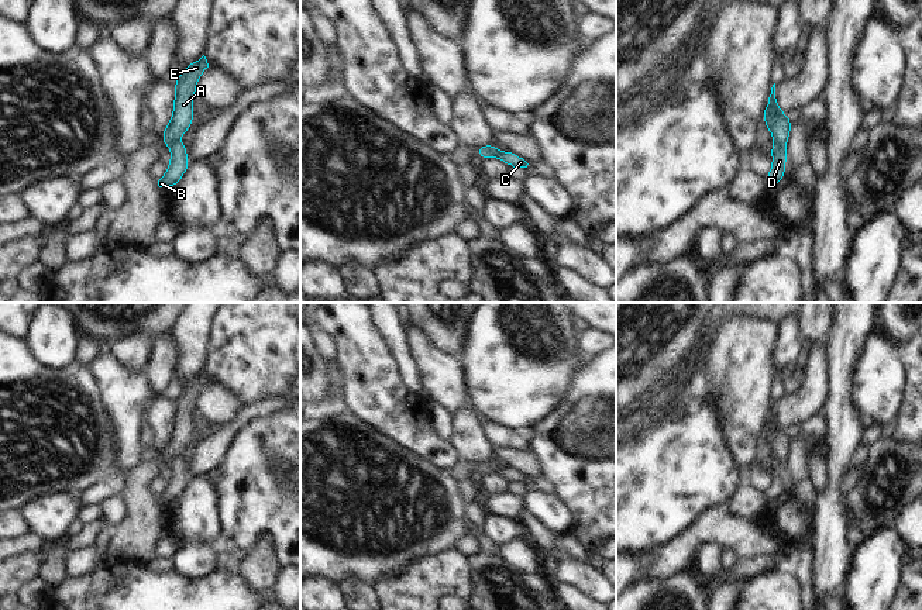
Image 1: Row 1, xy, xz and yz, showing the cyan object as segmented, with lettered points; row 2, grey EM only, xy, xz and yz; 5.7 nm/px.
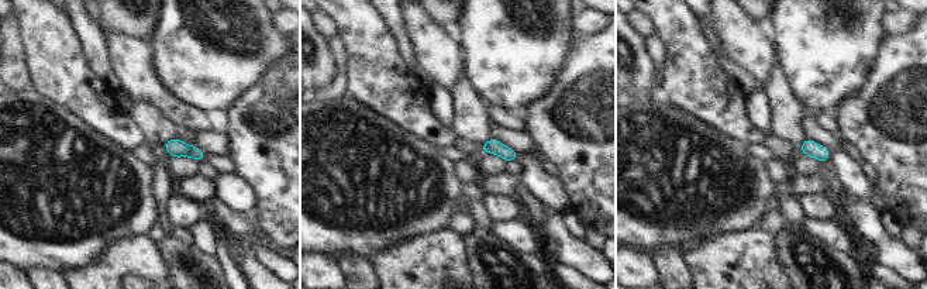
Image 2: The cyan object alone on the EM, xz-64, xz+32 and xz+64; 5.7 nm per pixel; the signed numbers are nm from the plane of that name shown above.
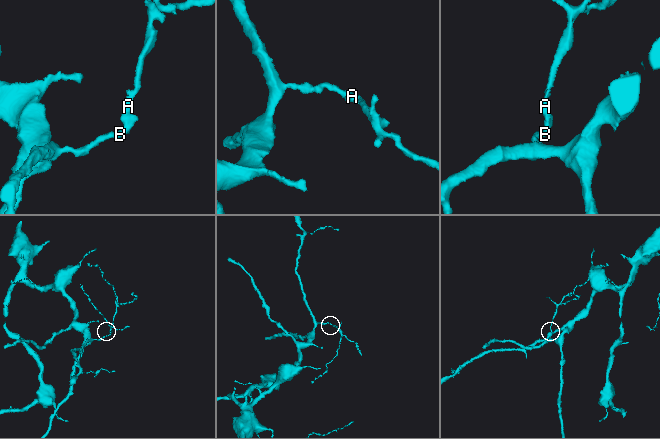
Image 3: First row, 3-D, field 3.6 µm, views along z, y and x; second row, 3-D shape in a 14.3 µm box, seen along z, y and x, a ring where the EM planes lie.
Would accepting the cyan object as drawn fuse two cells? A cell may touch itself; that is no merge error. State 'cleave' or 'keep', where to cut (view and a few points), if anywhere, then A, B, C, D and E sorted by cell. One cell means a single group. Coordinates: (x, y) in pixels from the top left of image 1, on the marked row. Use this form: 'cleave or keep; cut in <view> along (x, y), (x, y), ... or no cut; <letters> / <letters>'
cleave; cut in xz along (488, 145), (498, 157); A E / B C D

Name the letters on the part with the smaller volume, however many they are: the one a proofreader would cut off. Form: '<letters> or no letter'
A, E

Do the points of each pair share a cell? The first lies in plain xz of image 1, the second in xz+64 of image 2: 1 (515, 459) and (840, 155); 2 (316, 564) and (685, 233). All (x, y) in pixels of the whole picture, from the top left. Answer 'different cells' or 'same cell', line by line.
1: different cells
2: same cell

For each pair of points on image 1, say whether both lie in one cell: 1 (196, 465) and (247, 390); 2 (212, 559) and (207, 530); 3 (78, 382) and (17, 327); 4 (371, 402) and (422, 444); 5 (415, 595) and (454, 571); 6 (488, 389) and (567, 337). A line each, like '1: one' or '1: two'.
1: two
2: two
3: two
4: one
5: one
6: one

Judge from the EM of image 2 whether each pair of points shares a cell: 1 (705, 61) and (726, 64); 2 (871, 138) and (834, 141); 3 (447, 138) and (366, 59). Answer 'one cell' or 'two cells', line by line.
1: two cells
2: two cells
3: one cell

